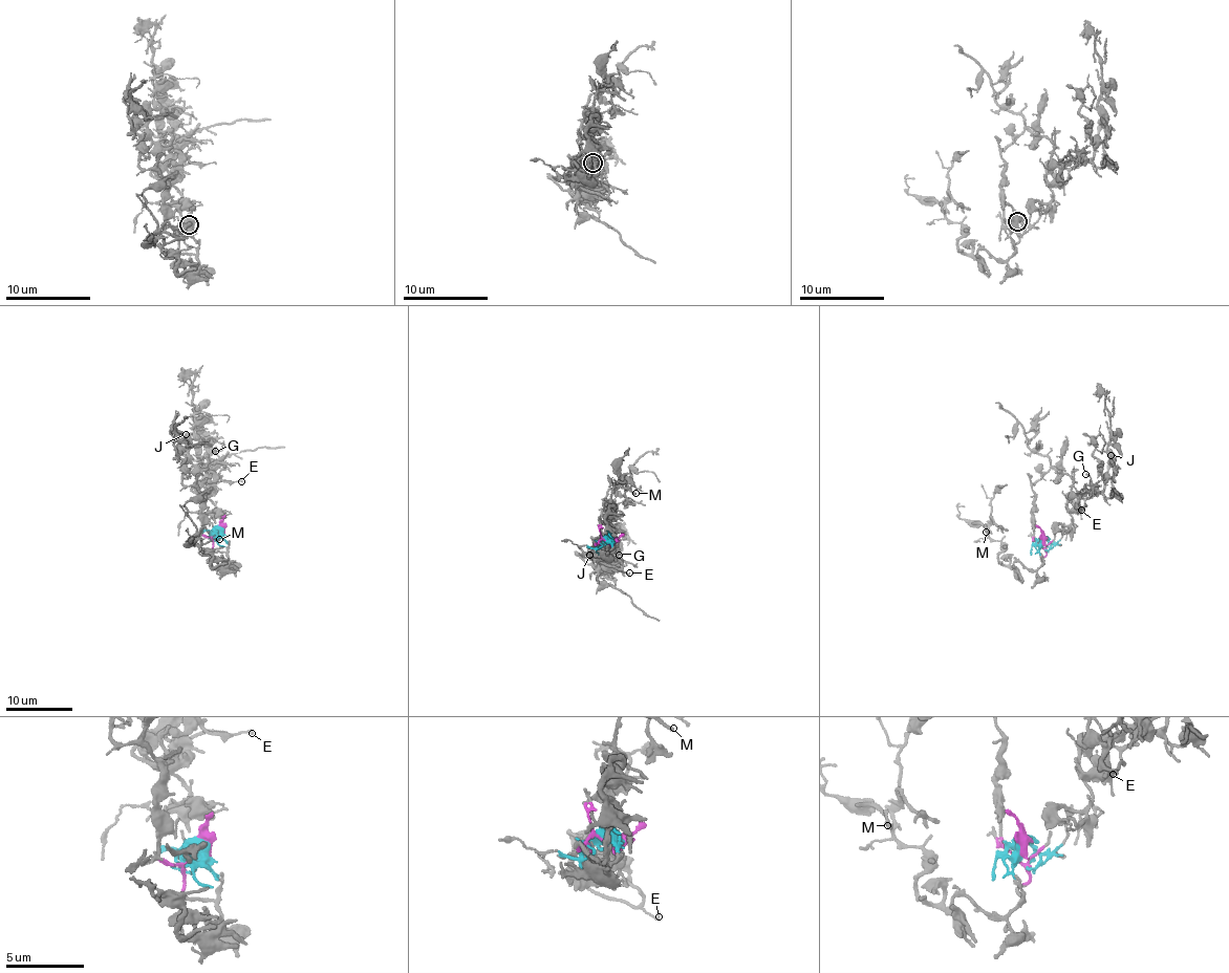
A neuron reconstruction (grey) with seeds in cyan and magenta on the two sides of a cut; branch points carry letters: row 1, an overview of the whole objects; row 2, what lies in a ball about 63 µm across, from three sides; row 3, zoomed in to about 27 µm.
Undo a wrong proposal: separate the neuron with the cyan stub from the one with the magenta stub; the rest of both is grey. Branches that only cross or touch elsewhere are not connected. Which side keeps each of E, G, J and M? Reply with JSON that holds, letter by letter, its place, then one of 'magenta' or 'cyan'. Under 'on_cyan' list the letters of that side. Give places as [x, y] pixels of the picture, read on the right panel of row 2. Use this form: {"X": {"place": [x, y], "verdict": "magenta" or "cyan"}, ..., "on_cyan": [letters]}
{"E": {"place": [1081, 510], "verdict": "cyan"}, "G": {"place": [1085, 474], "verdict": "cyan"}, "J": {"place": [1111, 455], "verdict": "cyan"}, "M": {"place": [986, 532], "verdict": "magenta"}, "on_cyan": ["E", "G", "J"]}

